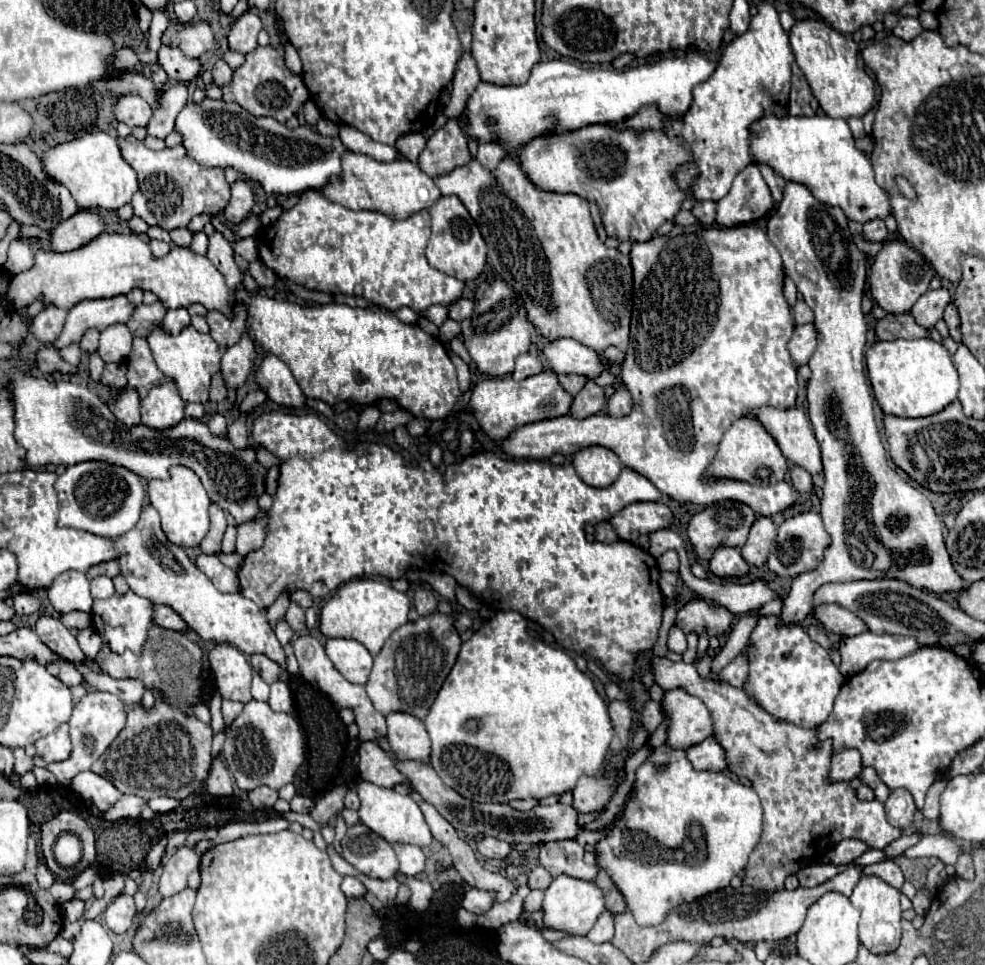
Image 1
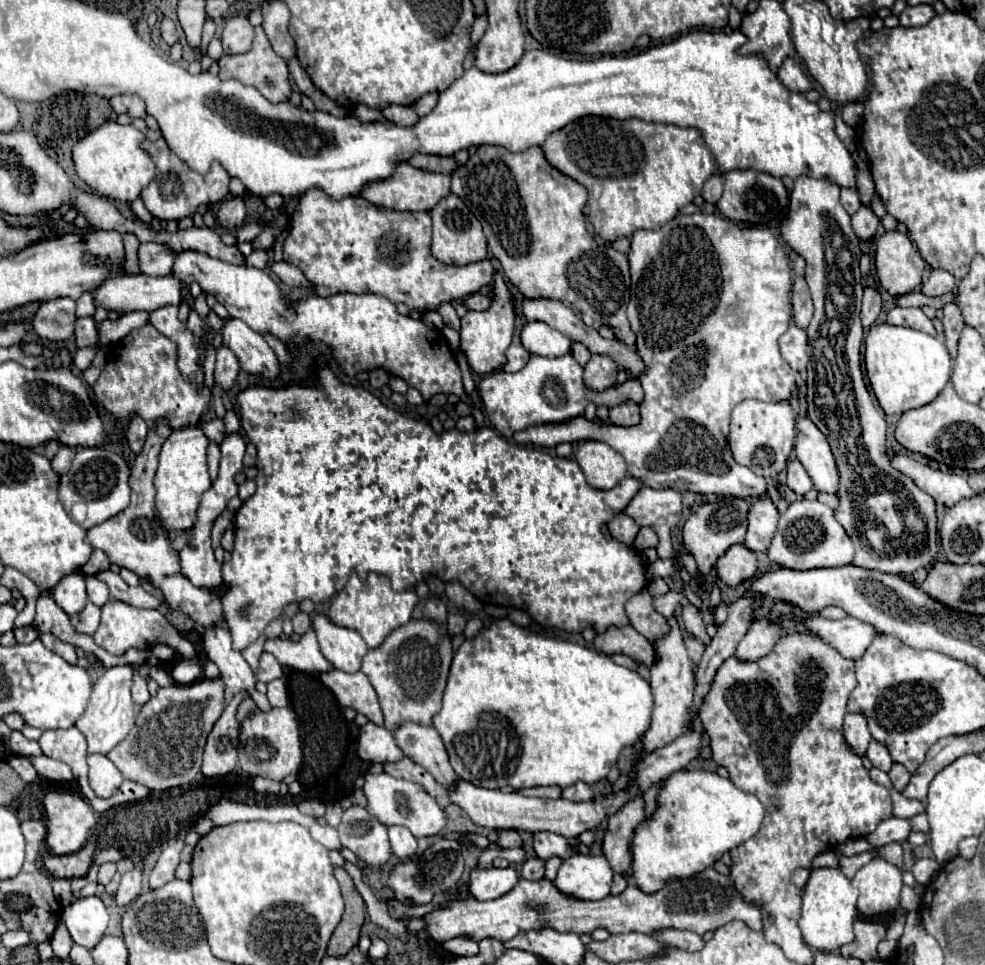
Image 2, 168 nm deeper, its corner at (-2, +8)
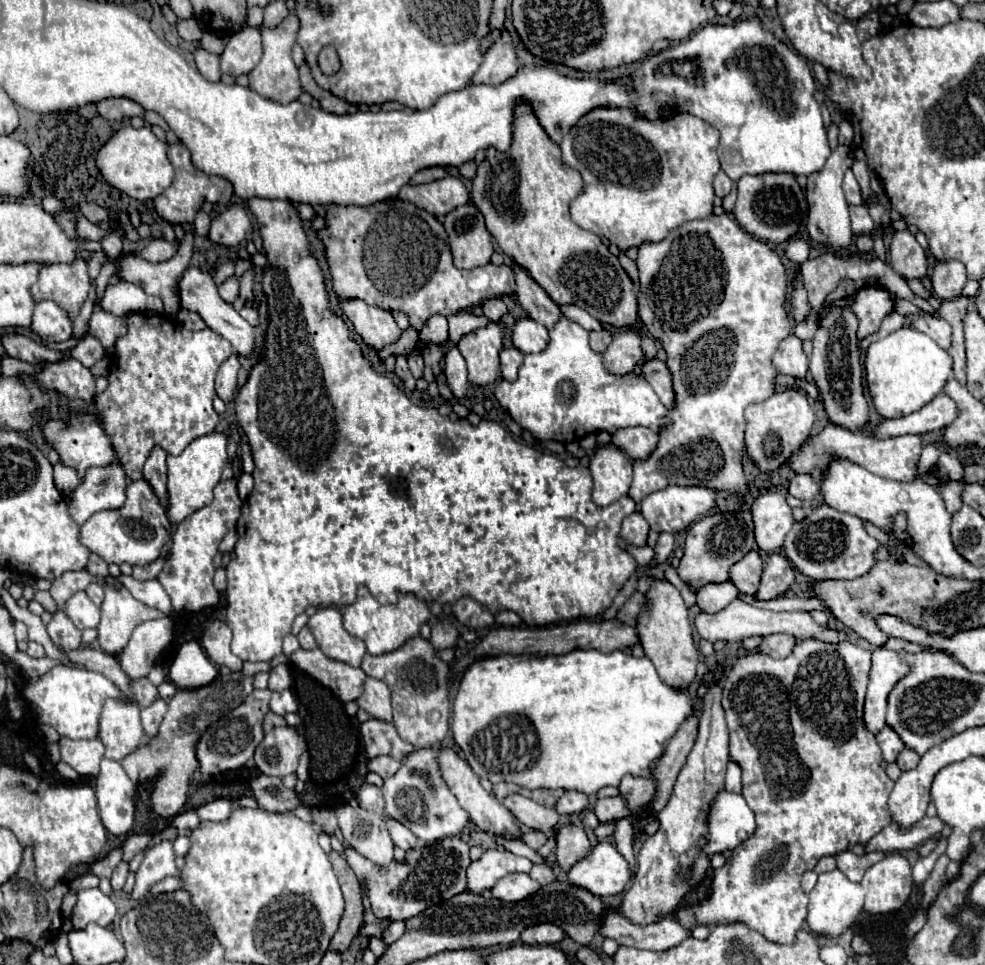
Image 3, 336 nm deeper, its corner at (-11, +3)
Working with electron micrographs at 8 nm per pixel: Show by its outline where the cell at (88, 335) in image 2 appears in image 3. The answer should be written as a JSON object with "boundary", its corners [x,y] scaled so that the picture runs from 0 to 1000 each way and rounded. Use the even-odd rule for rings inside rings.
{"boundary":[[[85,348],[79,354],[79,359],[71,365],[71,369],[81,373],[89,381],[89,379],[97,377],[106,369],[106,361],[104,361],[104,356],[95,348]]]}

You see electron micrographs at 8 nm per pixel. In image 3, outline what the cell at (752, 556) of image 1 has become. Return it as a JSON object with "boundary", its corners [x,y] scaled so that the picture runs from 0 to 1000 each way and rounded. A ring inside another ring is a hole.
{"boundary":[[[778,510],[770,514],[763,522],[763,535],[770,568],[780,574],[792,572],[796,558],[806,543],[804,526],[800,524],[798,514],[790,510]]]}

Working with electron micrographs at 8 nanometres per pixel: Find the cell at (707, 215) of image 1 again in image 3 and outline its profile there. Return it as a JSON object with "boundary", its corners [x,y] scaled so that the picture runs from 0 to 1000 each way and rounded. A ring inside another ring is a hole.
{"boundary":[[[731,176],[731,178],[727,180],[727,184],[725,184],[725,199],[727,199],[727,203],[729,203],[729,205],[739,203],[741,197],[743,197],[743,193],[745,193],[745,189]]]}

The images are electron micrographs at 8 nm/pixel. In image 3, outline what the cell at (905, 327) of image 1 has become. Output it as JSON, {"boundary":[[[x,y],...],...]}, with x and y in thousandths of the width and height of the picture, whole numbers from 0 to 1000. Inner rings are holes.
{"boundary":[[[934,323],[930,327],[926,327],[924,334],[926,340],[942,346],[948,354],[952,354],[956,361],[964,361],[964,336],[960,332],[952,332],[940,323]]]}

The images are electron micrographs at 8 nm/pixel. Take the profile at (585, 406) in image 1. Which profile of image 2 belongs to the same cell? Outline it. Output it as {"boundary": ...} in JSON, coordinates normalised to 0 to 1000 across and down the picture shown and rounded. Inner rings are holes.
{"boundary":[[[600,368],[598,376],[594,378],[594,397],[600,403],[614,403],[624,397],[626,393],[626,376],[618,368]]]}

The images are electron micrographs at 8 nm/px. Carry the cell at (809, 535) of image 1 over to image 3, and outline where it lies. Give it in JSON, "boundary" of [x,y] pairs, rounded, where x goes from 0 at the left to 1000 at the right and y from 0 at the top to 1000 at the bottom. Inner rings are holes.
{"boundary":[[[835,522],[816,539],[806,541],[804,549],[800,551],[796,560],[794,572],[810,593],[830,603],[830,601],[841,601],[841,599],[865,601],[865,599],[877,597],[889,582],[887,580],[889,568],[891,568],[891,560],[881,555],[873,537],[859,531],[851,531]]]}

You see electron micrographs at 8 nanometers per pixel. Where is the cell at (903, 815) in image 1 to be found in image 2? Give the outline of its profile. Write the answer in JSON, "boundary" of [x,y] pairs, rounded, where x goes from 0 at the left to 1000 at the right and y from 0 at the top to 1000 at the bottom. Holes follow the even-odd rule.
{"boundary":[[[907,791],[905,799],[903,799],[903,805],[905,805],[905,809],[907,809],[909,818],[911,818],[911,820],[917,820],[917,816],[923,811],[925,801],[923,801],[923,799],[921,799],[921,795],[917,795],[915,791]]]}

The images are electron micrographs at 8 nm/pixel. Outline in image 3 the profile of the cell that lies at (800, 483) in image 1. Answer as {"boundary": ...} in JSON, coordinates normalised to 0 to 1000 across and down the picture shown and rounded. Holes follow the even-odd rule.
{"boundary":[[[808,491],[804,497],[802,497],[802,506],[800,510],[812,518],[818,518],[818,520],[824,520],[830,510],[832,510],[832,504],[828,502],[828,497],[822,493],[822,491]]]}

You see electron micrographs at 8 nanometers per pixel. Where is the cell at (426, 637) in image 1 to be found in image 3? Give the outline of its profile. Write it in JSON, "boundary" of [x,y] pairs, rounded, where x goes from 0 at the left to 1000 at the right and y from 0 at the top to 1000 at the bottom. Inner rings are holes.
{"boundary":[[[420,659],[410,665],[404,674],[378,680],[372,678],[368,684],[368,694],[372,701],[392,707],[398,717],[400,752],[408,767],[416,769],[422,777],[445,773],[455,761],[457,746],[457,690],[449,686],[443,678],[445,674],[437,663]]]}

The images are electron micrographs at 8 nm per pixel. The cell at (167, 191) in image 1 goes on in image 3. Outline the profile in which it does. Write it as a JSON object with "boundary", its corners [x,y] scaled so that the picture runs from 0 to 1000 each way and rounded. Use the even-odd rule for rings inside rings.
{"boundary":[[[173,149],[171,164],[179,176],[179,182],[177,182],[175,193],[169,195],[160,205],[156,205],[156,218],[160,220],[162,226],[166,226],[173,232],[197,230],[197,226],[207,209],[215,209],[215,211],[231,211],[234,209],[234,205],[238,201],[238,193],[227,184],[209,182],[207,178],[201,180],[201,176],[197,174],[197,170],[193,166],[193,158],[185,149]]]}

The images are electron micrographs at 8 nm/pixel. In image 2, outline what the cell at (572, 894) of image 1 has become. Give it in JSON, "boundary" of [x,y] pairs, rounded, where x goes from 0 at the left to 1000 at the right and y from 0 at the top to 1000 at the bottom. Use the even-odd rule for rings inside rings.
{"boundary":[[[584,884],[568,898],[563,917],[574,927],[606,934],[618,927],[622,901],[612,886]]]}

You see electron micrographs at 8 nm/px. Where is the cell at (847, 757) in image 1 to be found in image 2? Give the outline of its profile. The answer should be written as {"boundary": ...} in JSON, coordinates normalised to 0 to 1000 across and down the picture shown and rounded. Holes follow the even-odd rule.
{"boundary":[[[860,739],[860,741],[858,741],[856,760],[858,760],[858,766],[860,766],[862,774],[864,774],[870,782],[878,782],[880,772],[882,772],[882,768],[884,768],[884,760],[882,760],[878,741],[876,741],[876,739]]]}

